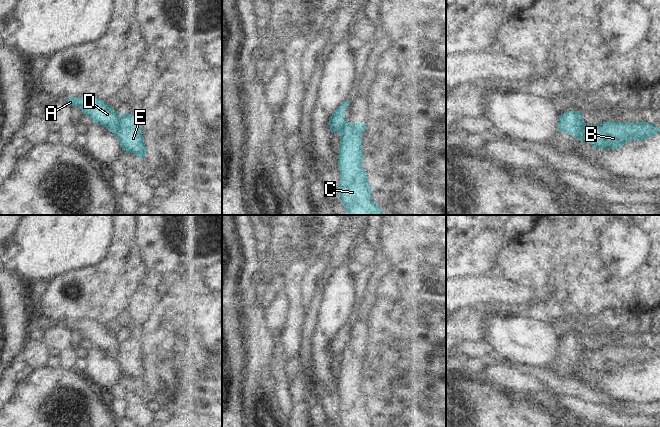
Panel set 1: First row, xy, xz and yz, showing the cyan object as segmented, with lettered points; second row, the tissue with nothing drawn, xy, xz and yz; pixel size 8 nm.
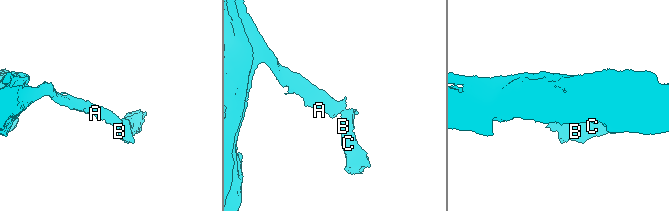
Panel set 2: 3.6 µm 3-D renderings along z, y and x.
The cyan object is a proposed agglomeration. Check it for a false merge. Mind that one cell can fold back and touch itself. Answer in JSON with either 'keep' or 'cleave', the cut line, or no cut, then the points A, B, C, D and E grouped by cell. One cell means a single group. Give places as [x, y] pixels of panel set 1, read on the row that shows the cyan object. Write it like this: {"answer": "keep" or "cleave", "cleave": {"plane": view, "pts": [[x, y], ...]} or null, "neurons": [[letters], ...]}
{"answer": "cleave", "cleave": {"plane": "yz", "pts": [[583, 121], [580, 127], [580, 134], [577, 137]]}, "neurons": [["A", "D"], ["B", "C", "E"]]}

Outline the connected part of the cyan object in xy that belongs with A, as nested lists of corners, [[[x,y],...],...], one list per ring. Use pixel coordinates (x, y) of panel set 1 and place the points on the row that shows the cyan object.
[[[82,96],[78,98],[68,97],[66,102],[69,106],[80,108],[83,114],[92,119],[93,123],[100,124],[114,135],[117,135],[121,114],[108,106],[104,100]]]

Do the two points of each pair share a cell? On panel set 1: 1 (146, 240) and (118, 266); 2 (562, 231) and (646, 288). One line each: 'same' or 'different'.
1: different
2: same

